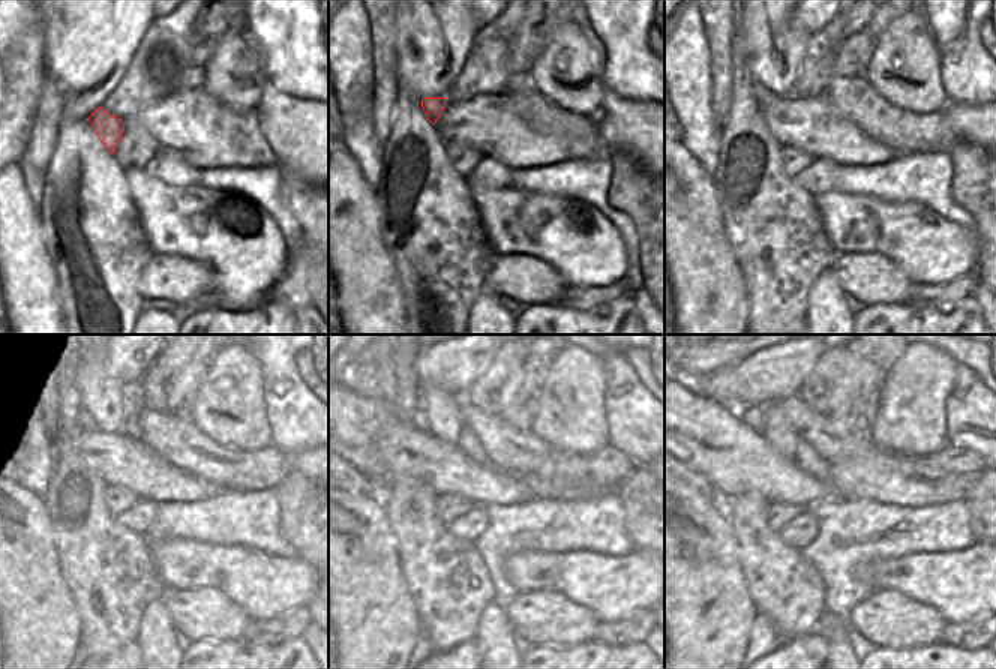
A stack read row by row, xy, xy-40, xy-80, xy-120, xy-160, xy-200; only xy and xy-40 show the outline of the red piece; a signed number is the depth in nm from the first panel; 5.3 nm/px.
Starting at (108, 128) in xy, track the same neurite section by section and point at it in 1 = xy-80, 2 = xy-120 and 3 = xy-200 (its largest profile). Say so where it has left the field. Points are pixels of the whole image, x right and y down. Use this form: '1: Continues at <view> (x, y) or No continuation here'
1: Continues at xy-80 (761, 95)
2: Continues at xy-120 (86, 423)
3: Continues at xy-200 (752, 416).

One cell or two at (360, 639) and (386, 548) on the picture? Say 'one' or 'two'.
one

